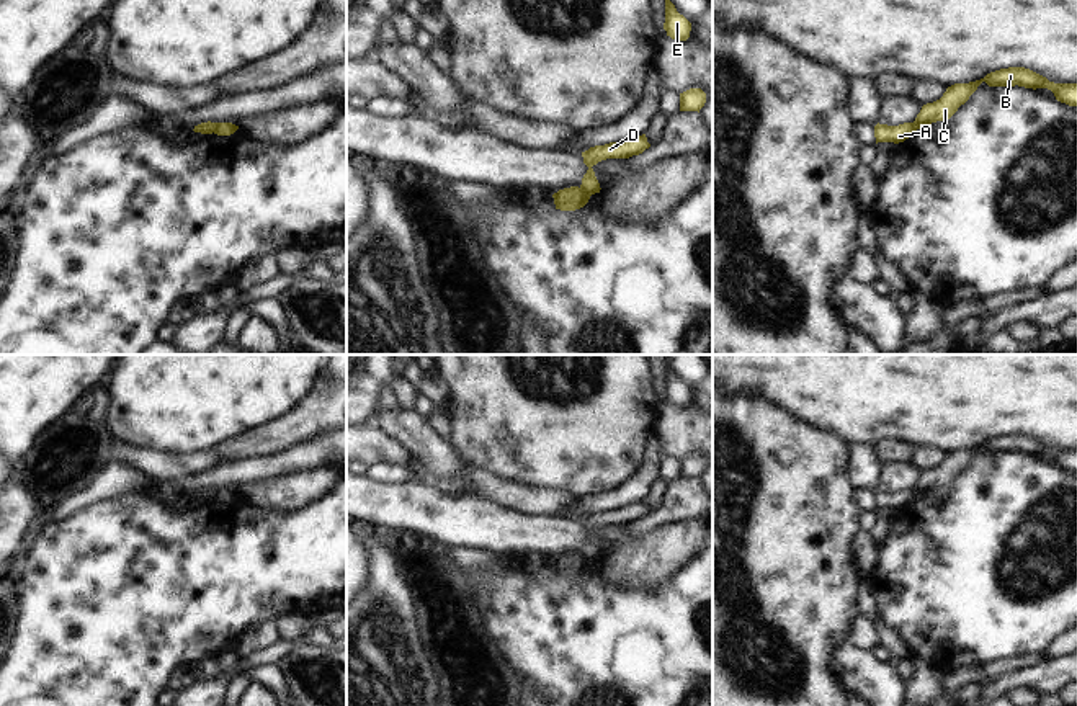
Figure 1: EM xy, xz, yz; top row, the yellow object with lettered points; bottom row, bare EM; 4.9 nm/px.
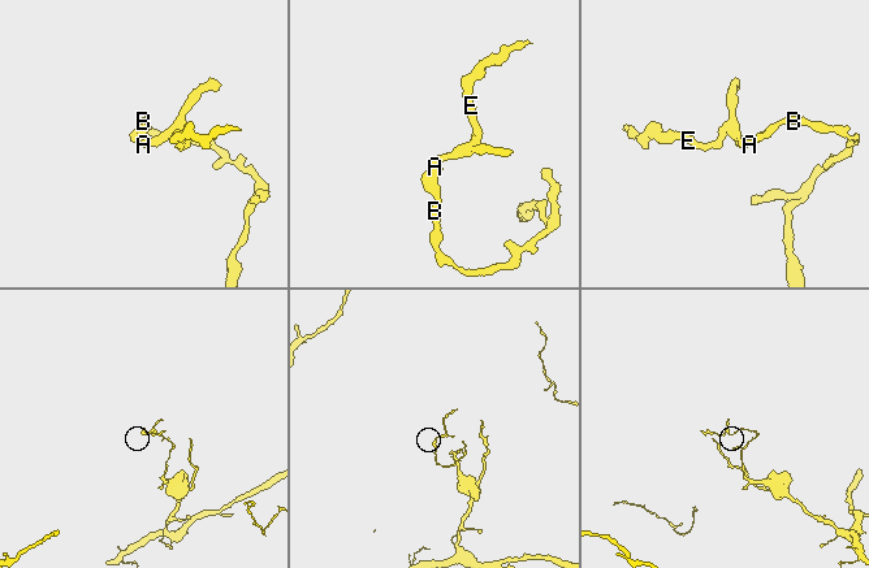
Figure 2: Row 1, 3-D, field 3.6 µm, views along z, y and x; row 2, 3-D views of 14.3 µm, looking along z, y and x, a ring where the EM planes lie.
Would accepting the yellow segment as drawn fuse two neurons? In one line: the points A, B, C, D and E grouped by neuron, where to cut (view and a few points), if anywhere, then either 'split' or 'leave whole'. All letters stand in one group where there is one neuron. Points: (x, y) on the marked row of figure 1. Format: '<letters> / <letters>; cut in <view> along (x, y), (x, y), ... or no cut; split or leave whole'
A D E / B C; cut in xz along (580, 187), (590, 195); split

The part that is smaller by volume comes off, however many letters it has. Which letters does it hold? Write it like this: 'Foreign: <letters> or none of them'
Foreign: A, D, E

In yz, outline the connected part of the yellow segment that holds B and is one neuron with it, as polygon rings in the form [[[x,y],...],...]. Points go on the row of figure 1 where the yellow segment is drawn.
[[[1008,67],[987,74],[984,78],[969,83],[954,83],[946,88],[943,96],[933,103],[922,106],[914,126],[922,129],[936,121],[950,119],[961,105],[985,82],[989,87],[1025,87],[1025,88],[1048,88],[1054,93],[1056,100],[1069,106],[1077,106],[1077,83],[1054,83],[1046,77],[1025,69]]]

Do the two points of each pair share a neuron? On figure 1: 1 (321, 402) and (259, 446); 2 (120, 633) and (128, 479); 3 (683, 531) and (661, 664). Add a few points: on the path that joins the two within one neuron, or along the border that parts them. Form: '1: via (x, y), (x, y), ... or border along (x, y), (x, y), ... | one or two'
1: via (306, 417), (298, 425), (273, 437) | one
2: border along (139, 491), (90, 502) | two
3: border along (695, 554), (662, 584), (644, 590) | two

